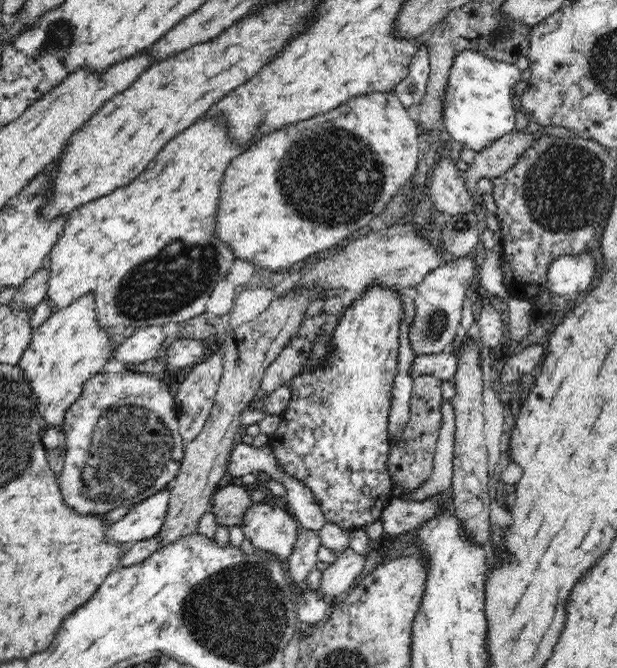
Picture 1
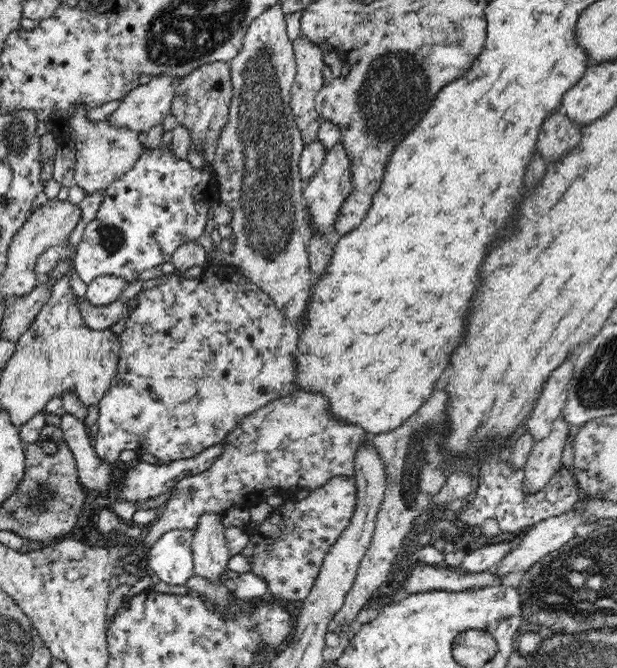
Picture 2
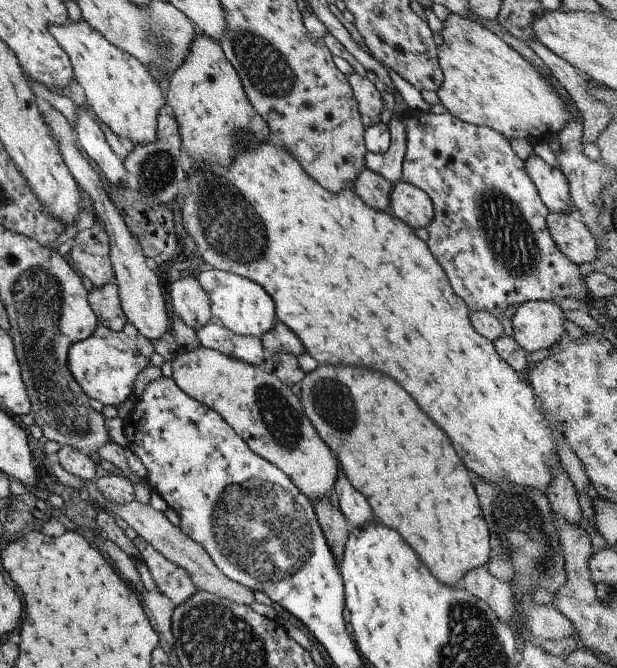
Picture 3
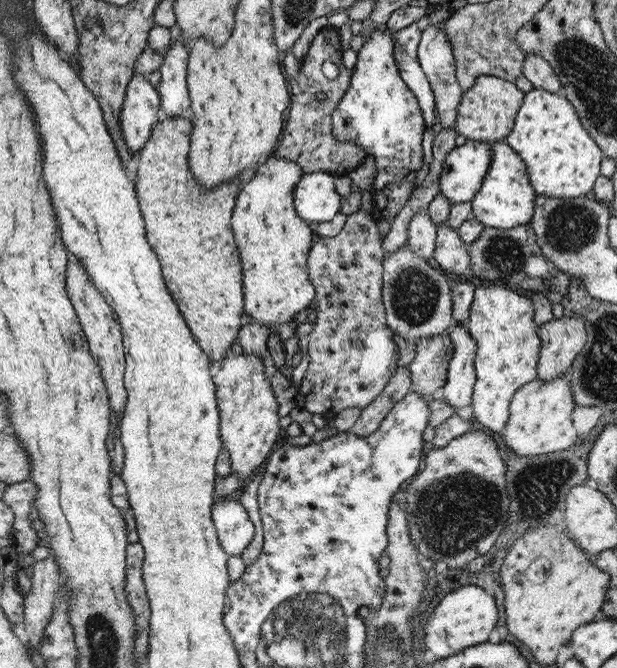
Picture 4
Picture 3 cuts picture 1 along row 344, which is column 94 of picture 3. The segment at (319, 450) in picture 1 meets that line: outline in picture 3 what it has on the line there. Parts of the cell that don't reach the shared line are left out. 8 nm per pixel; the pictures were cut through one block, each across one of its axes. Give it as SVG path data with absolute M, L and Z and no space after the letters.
M129 321L118 331L98 324L87 338L69 345L66 363L73 380L88 398L116 407L132 394L137 371L145 368L152 352L150 340Z

